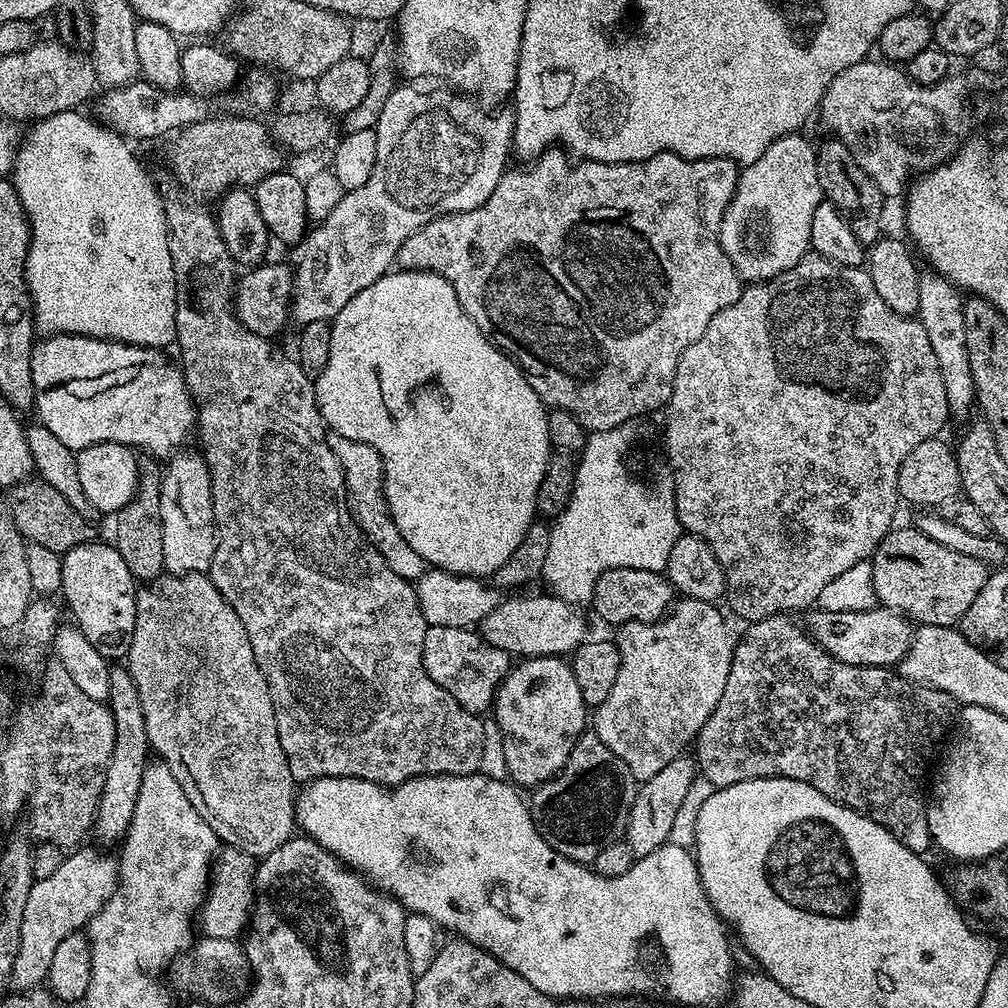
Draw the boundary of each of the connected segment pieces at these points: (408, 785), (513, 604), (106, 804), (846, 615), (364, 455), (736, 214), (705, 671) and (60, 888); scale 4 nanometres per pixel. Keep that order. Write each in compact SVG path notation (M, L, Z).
M477 770L467 774L425 774L401 779L395 786L385 786L362 776L320 776L316 780L307 781L301 787L304 789L295 793L295 827L309 840L322 846L329 856L336 857L341 864L359 873L365 881L373 885L376 883L375 887L391 897L401 908L409 913L424 915L441 929L449 928L459 939L469 940L483 952L498 958L510 970L522 974L522 978L526 978L526 982L530 982L530 986L534 986L542 994L553 998L585 998L584 996L600 996L603 992L624 994L631 984L639 982L640 972L652 972L654 979L661 980L668 987L670 999L685 1000L688 1004L706 1003L712 996L708 989L708 971L719 960L727 958L728 940L724 937L725 927L704 894L700 876L694 870L693 857L686 854L685 849L665 846L652 852L656 860L639 857L620 879L608 880L604 876L597 876L591 867L566 859L544 841L537 821L532 821L523 798L519 796L521 793L507 779L495 780L494 777L483 776L482 773L483 771Z
M516 594L513 600L508 598L501 599L494 610L490 610L490 614L486 614L484 619L479 621L478 635L490 646L494 646L498 650L509 654L515 652L524 652L525 657L530 656L553 656L555 654L571 654L576 651L579 644L584 643L586 633L584 633L584 620L579 616L577 609L571 604L565 604L562 600L557 600L551 594L543 594L544 596L520 596L524 594Z
M113 665L108 672L108 705L114 718L114 751L106 768L106 782L102 782L102 794L98 798L96 816L92 819L91 835L104 844L119 845L128 835L128 827L134 818L134 806L138 802L138 786L142 784L144 765L149 759L150 745L144 711L138 688L127 667Z
M883 606L870 608L867 612L812 611L807 613L807 635L835 660L865 666L892 666L908 652L914 628L899 612Z
M332 434L327 437L330 450L340 463L340 469L344 475L342 481L343 491L346 493L348 510L356 520L357 526L364 532L364 537L376 547L378 554L402 579L415 582L426 571L424 560L410 546L402 534L398 534L398 528L394 526L392 515L388 512L388 506L384 503L382 481L384 479L384 467L380 461L380 455L368 444L358 442L354 438Z
M789 134L778 138L768 149L766 154L762 154L762 158L758 158L758 162L743 165L742 171L736 178L736 189L732 195L732 201L726 206L726 210L722 214L722 222L720 223L720 245L726 254L726 258L732 263L732 269L739 274L741 281L744 282L763 282L773 280L778 274L782 274L786 270L790 270L796 264L799 264L803 256L809 255L810 252L810 222L814 219L814 210L818 210L818 206L822 203L822 193L820 190L820 179L818 178L818 170L816 169L816 153L806 141L800 137L800 134Z
M706 600L679 601L681 604L665 620L656 620L651 624L645 618L625 620L614 635L614 643L620 652L618 678L610 686L610 694L602 703L595 705L590 716L591 731L630 770L637 782L654 778L658 770L670 766L681 755L684 747L695 741L700 727L710 718L722 690L726 688L726 678L732 665L734 636L728 633L728 624L715 603Z
M76 850L64 861L50 878L36 880L26 898L26 910L22 910L22 934L18 952L12 957L10 984L16 990L31 990L43 985L48 978L50 961L54 950L77 927L76 907L93 900L96 906L103 905L118 880L118 864L108 856L100 857L96 852Z

